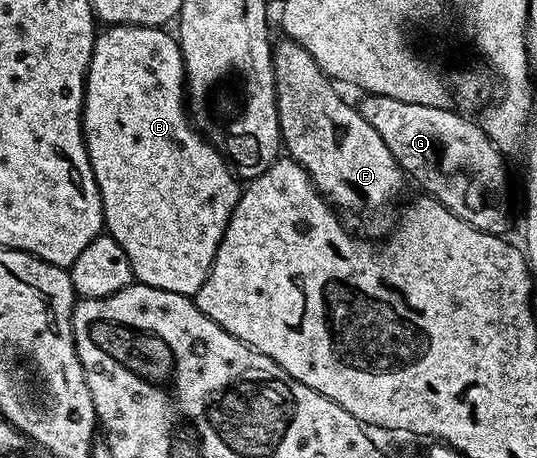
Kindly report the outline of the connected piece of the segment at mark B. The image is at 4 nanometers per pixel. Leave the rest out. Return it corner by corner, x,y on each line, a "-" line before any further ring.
113,24
99,33
92,47
92,57
88,67
88,77
84,83
84,145
90,158
90,166
94,170
96,185
100,191
100,201
104,211
104,227
107,235
112,236
126,250
126,258
130,258
133,277
146,286
154,286
158,290
170,290
174,294
195,297
196,292
206,282
209,270
212,269
214,254
222,242
222,234
232,216
234,206
242,191
241,181
227,160
220,155
215,146
208,143
196,131
189,113
186,111
186,77
184,59
180,53
180,41
163,27
147,28
141,24

